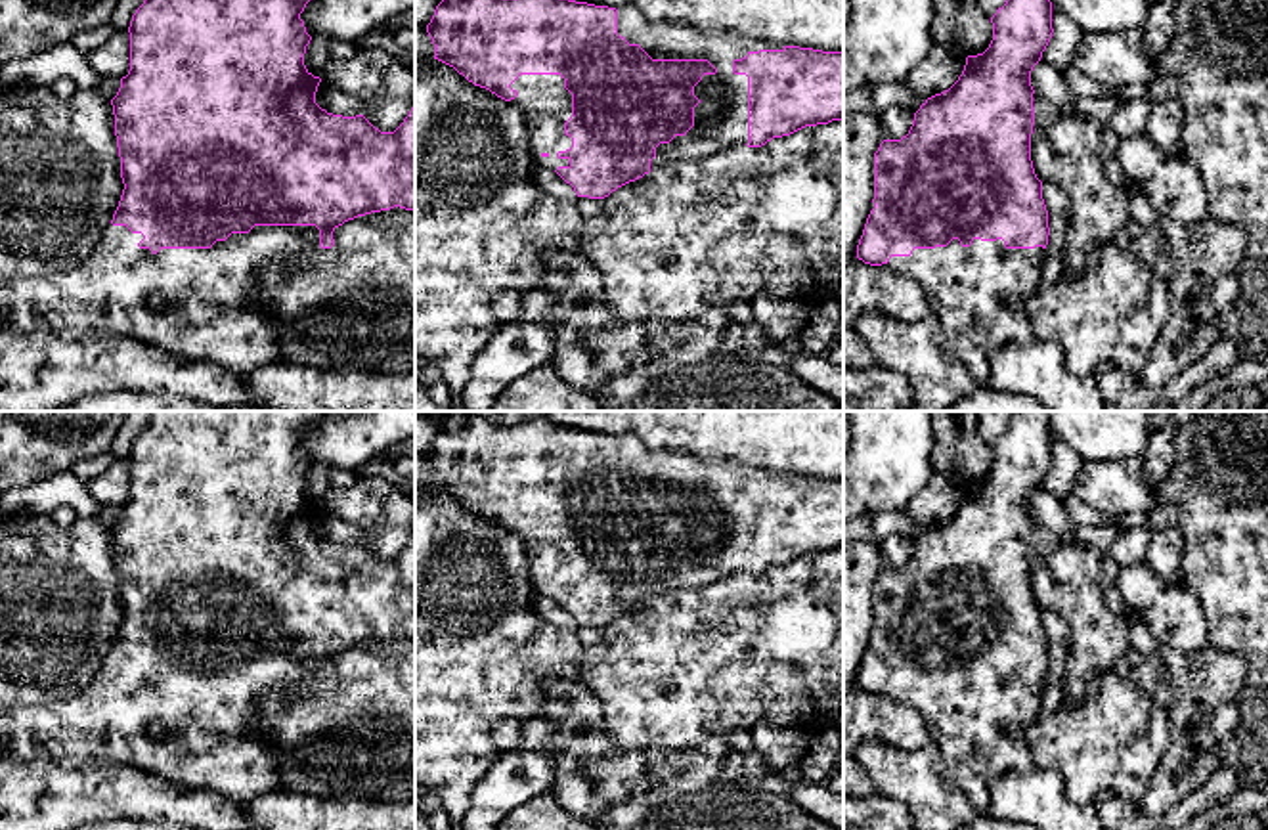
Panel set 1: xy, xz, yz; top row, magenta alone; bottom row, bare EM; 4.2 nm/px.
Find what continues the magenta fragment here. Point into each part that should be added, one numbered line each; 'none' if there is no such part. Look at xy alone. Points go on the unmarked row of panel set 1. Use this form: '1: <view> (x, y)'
1: xy (203, 733)

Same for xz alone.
1: xz (721, 546)

